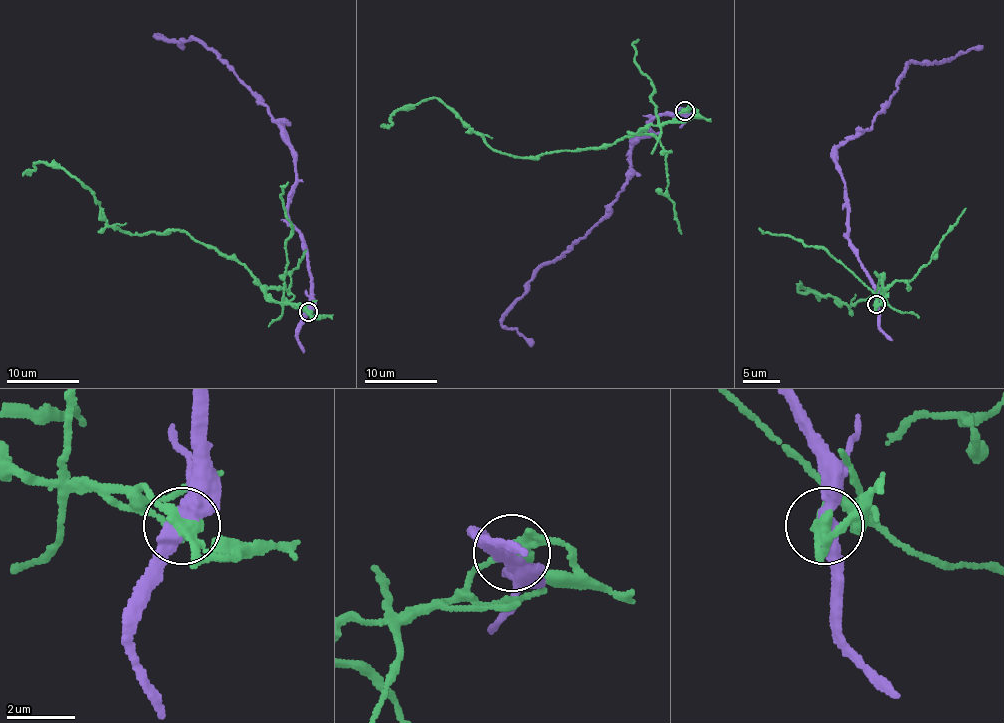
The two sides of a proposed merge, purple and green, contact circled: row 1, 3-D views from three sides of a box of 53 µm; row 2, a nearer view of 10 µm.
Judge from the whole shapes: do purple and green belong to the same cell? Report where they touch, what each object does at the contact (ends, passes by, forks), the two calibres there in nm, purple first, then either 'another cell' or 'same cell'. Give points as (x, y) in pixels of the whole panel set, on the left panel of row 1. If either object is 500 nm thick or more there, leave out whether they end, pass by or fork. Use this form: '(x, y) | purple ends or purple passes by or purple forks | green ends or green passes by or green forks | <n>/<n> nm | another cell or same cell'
(308, 311) | purple passes by | green passes by | 440/360 nm | another cell

